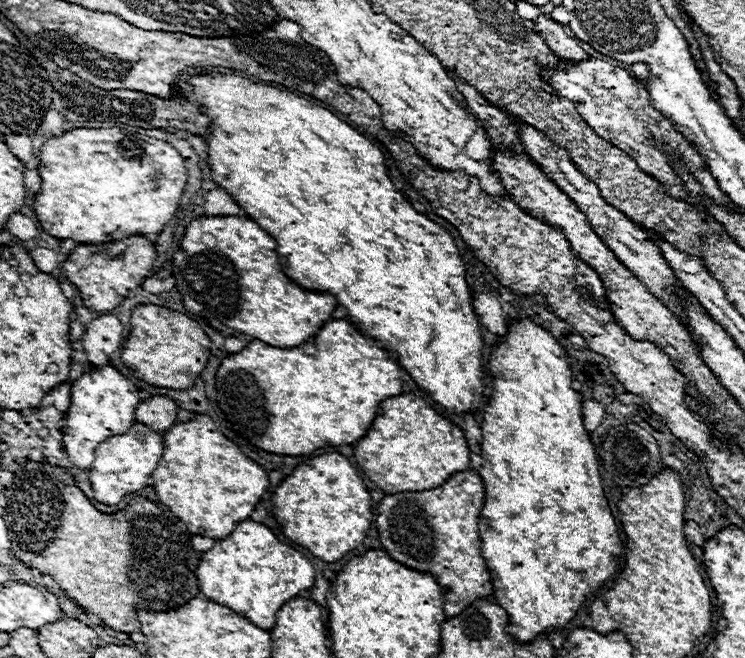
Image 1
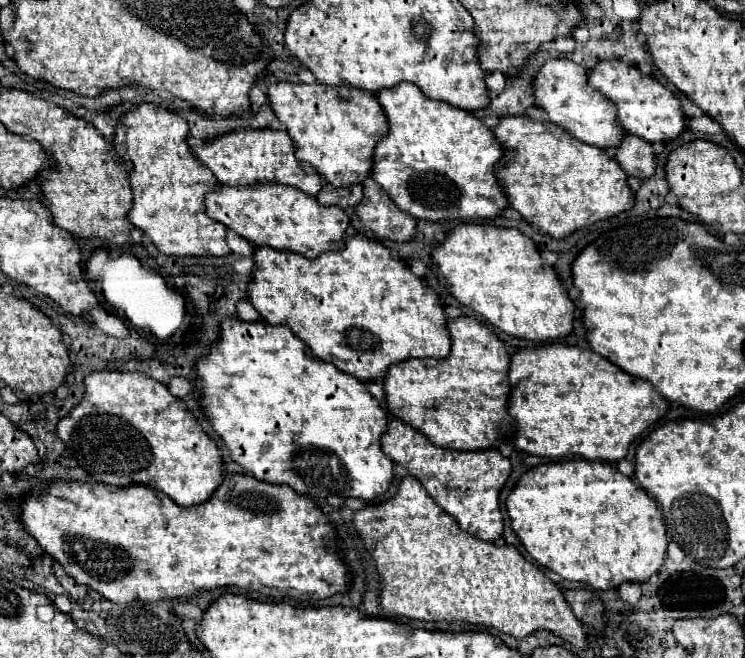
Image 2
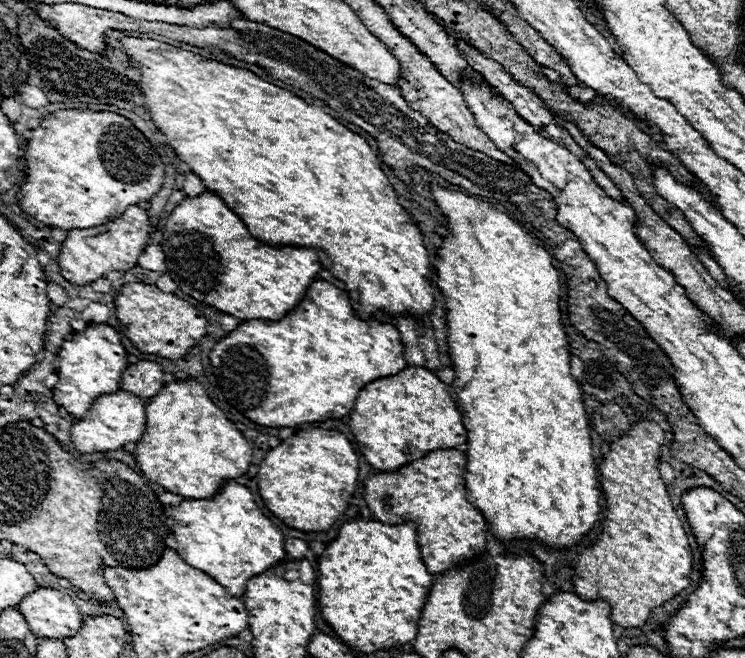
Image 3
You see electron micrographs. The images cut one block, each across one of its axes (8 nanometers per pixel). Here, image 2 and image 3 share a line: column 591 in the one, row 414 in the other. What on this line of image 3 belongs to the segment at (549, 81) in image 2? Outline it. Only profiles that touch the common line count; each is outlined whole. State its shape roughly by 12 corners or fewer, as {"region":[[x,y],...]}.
{"region":[[124,390],[98,396],[72,422],[80,452],[138,442],[144,406]]}

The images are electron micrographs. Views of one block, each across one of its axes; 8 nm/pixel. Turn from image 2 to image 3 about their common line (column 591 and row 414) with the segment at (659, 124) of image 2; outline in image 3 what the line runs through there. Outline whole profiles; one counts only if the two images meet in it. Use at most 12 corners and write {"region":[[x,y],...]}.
{"region":[[88,324],[60,344],[54,402],[84,418],[120,388],[120,334]]}

